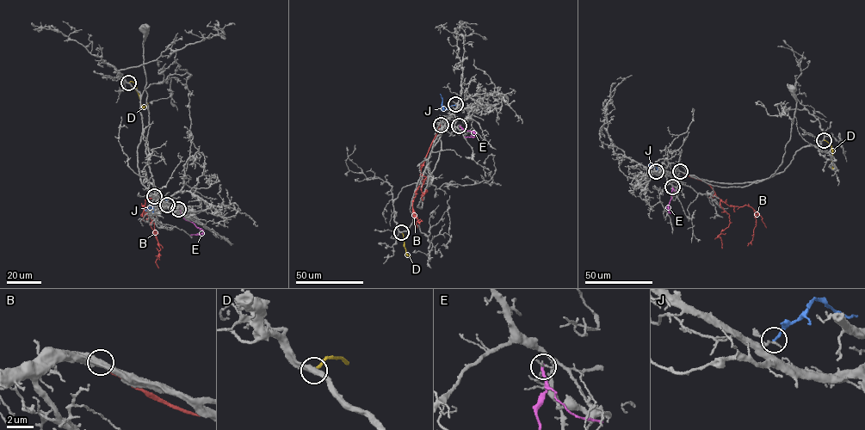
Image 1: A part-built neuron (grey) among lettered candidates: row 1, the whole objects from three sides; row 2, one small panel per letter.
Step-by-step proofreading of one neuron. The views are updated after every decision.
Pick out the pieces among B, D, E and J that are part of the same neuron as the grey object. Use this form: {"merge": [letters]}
{"merge": []}

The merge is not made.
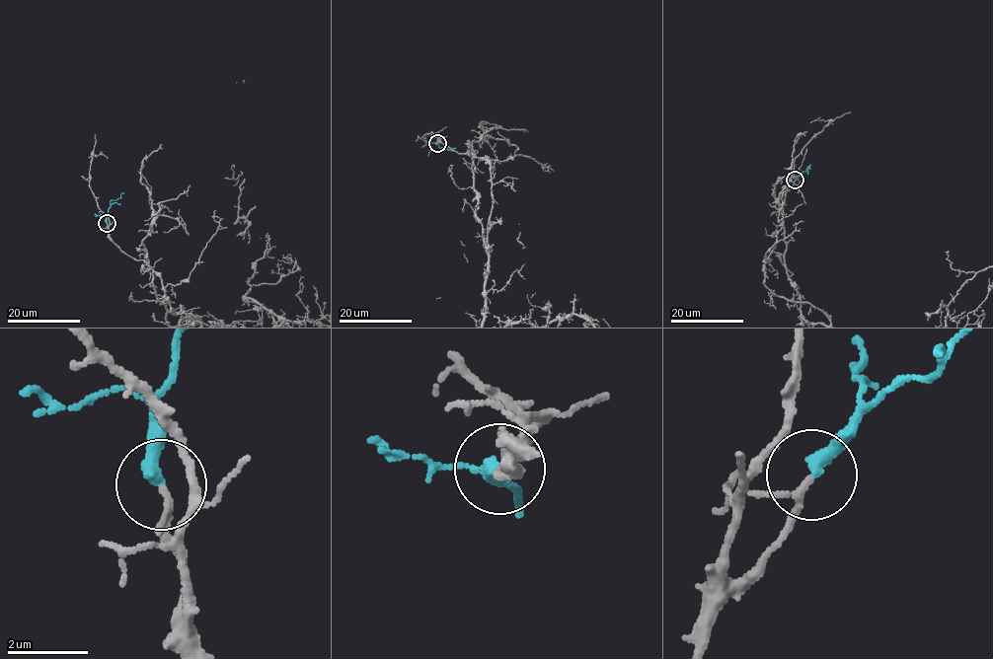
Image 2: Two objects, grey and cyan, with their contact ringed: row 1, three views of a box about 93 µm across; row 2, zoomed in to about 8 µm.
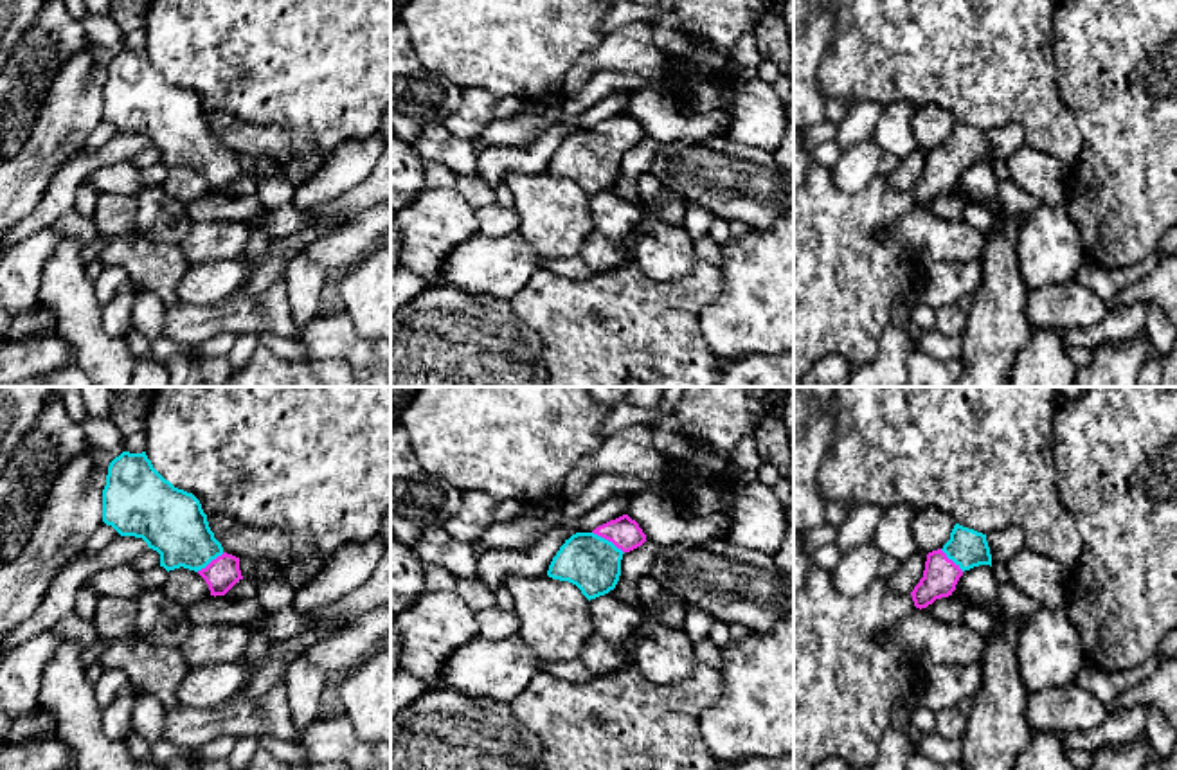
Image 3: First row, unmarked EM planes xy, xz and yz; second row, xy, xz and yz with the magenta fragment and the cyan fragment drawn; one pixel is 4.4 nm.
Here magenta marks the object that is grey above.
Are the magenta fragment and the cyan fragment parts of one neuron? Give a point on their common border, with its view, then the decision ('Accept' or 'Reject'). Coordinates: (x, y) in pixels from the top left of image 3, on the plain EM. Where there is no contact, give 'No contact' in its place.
Touches magenta at xz (609, 137). Accept

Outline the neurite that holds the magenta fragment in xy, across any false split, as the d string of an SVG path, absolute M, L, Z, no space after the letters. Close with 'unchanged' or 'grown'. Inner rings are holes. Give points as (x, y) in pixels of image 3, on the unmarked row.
M122 49L110 59L103 86L103 119L121 133L142 135L149 146L160 151L160 164L167 169L180 164L198 169L214 194L225 192L243 176L239 155L227 151L214 135L200 97L166 77L153 65L146 49Z; grown

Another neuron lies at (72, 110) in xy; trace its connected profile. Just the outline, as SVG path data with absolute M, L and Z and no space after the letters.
M85 41L54 77L50 94L22 149L0 162L0 237L29 216L47 192L58 169L74 155L85 151L88 135L103 119L103 86L112 54Z

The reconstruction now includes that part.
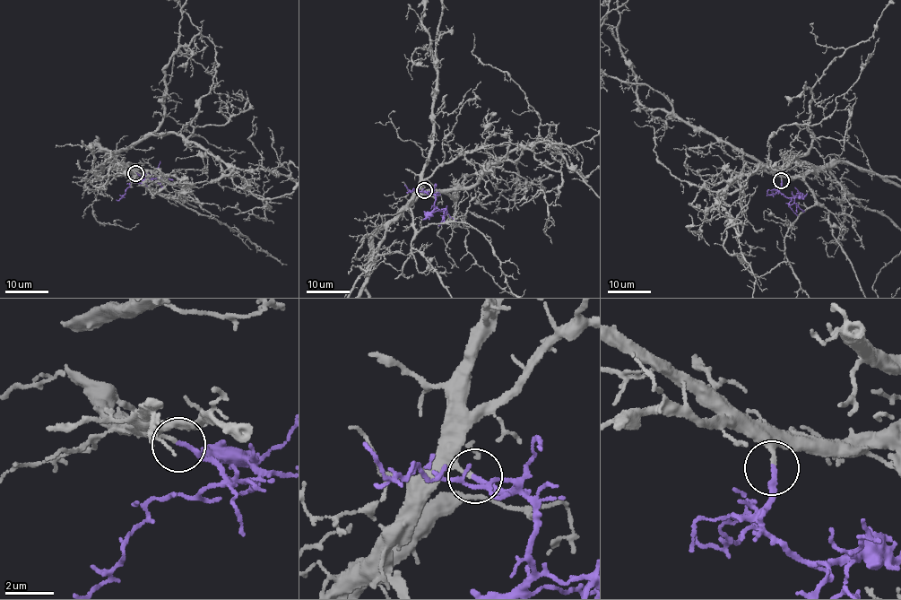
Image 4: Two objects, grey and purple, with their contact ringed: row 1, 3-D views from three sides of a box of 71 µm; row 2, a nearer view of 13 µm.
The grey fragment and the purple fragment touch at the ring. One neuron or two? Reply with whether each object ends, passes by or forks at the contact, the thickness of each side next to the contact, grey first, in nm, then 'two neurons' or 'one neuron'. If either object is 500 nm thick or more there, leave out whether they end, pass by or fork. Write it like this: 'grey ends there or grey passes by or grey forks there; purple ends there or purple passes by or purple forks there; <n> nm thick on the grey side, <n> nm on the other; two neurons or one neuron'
grey ends there; purple ends there; 200 nm thick on the grey side, 220 nm on the other; one neuron

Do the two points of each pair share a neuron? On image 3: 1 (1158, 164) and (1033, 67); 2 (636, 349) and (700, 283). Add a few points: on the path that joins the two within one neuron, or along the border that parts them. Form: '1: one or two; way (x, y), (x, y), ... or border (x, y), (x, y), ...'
1: two; border (1048, 42), (1057, 98), (1075, 119)
2: one; way (650, 333), (684, 299)

